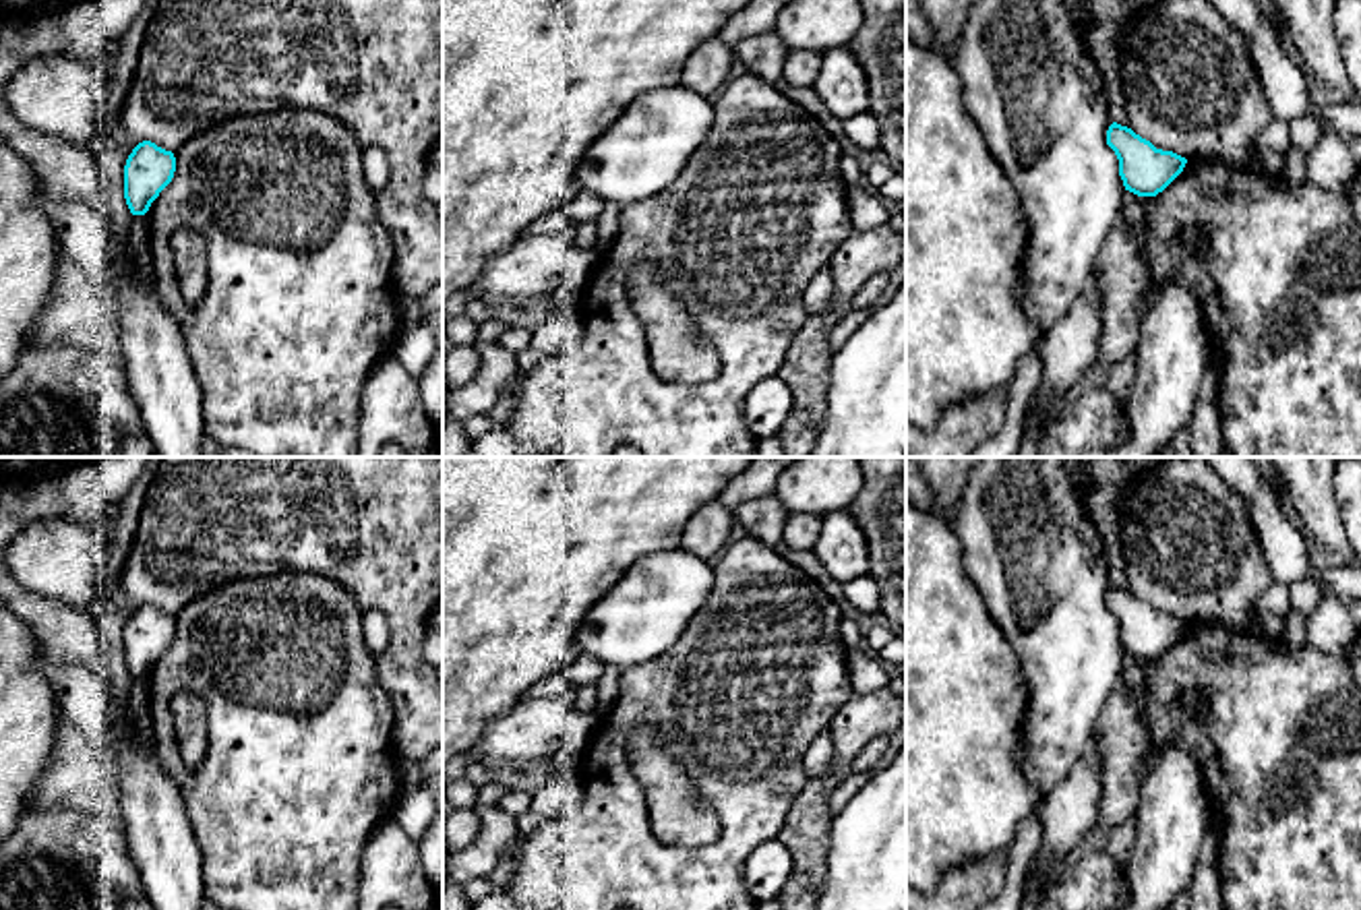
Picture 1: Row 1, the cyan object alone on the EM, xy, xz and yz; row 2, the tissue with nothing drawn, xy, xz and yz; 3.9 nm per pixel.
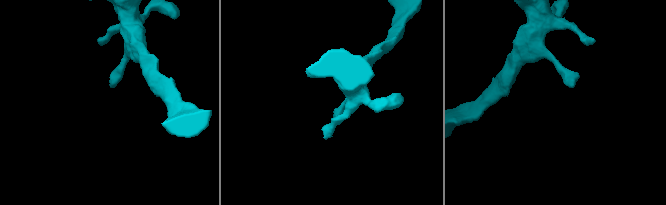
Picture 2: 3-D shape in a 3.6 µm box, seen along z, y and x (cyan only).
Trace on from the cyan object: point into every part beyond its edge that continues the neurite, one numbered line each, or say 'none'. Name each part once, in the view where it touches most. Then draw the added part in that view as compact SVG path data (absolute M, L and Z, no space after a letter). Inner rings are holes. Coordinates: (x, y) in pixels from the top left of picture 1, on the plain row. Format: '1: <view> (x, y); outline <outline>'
none

